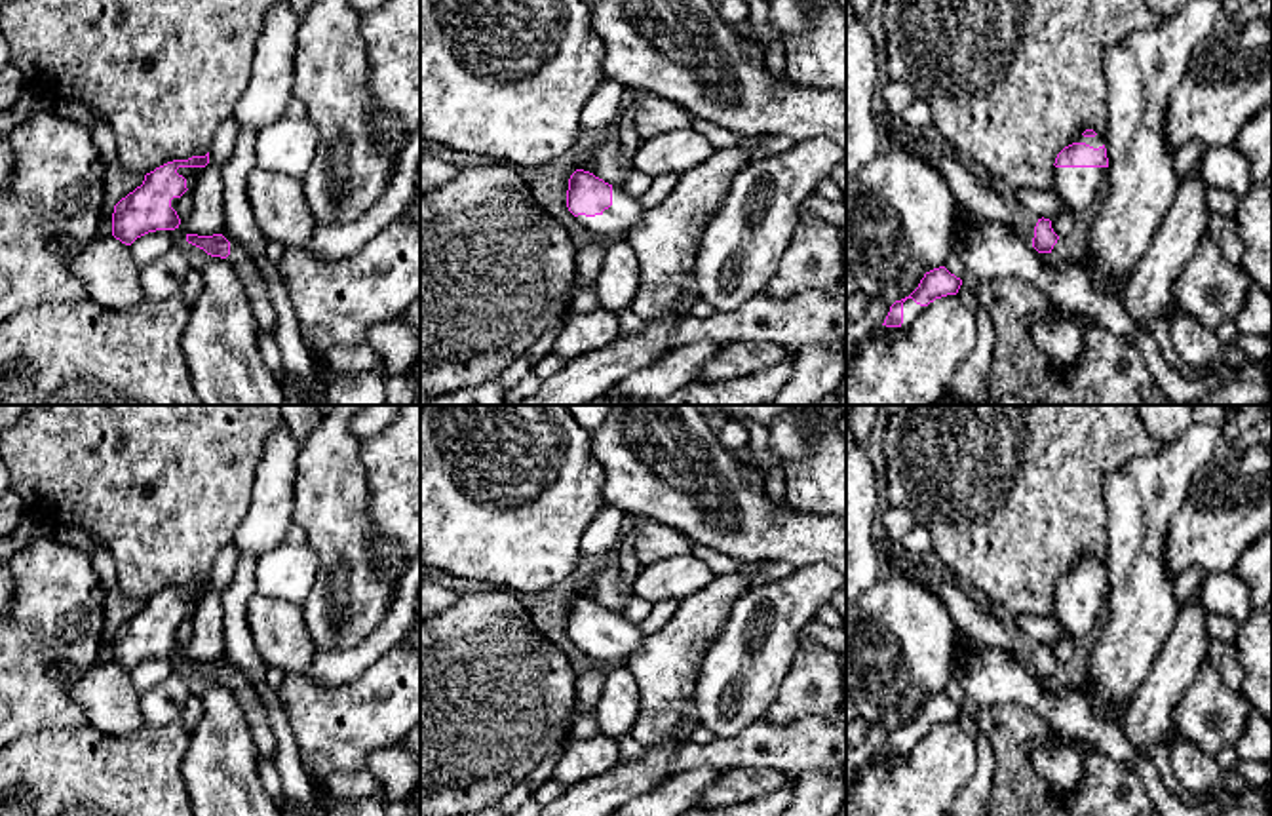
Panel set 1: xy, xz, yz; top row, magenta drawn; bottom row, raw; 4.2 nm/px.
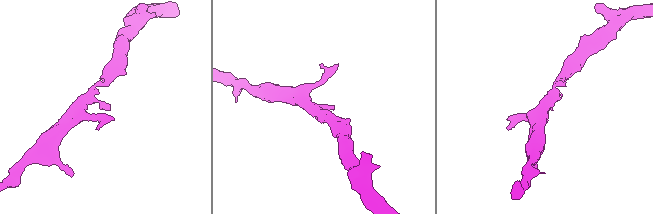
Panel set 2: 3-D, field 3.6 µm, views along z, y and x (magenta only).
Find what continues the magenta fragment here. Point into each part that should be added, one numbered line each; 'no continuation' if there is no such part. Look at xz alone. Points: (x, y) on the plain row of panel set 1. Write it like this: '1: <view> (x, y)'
1: xz (624, 640)

